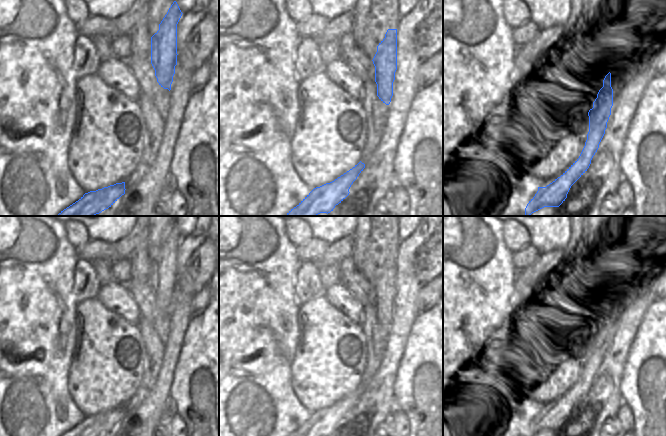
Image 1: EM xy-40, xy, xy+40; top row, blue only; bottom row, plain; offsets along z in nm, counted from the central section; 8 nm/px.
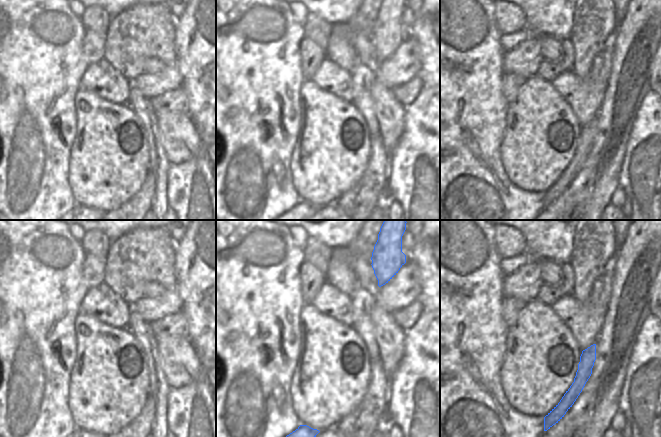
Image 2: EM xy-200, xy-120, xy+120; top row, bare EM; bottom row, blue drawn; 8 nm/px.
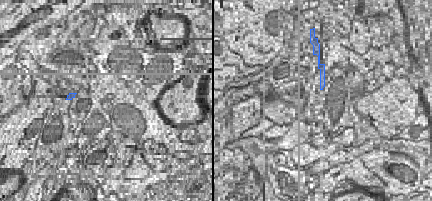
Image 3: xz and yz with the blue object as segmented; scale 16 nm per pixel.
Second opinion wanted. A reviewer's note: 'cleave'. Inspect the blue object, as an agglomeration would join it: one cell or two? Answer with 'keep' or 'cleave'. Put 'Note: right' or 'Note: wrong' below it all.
keep
Note: wrong

